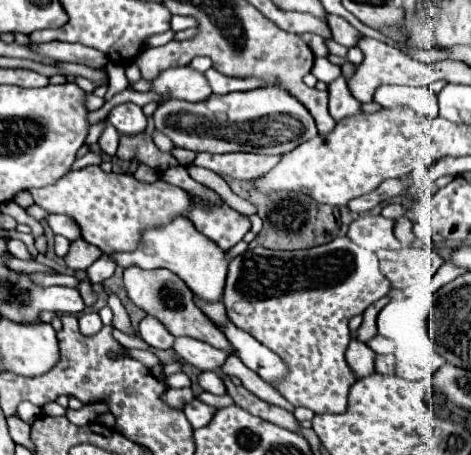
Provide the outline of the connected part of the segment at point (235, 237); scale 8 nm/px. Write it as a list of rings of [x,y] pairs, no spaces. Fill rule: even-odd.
[[[190,195],[196,203],[192,213],[190,213],[190,221],[194,223],[194,227],[206,235],[208,239],[212,239],[220,249],[228,251],[230,247],[234,247],[250,229],[250,221],[246,219],[246,215],[240,215],[238,211],[230,209],[228,205],[212,205],[210,201],[198,199],[194,195]],[[204,203],[210,205],[210,209],[204,209]]]

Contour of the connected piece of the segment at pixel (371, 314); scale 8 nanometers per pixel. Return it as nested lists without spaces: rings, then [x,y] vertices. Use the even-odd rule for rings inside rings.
[[[386,295],[386,297],[382,297],[380,301],[376,301],[376,303],[372,303],[366,311],[364,311],[364,319],[362,319],[362,325],[358,327],[358,331],[356,331],[356,335],[358,335],[358,341],[368,341],[368,339],[372,339],[378,331],[376,331],[376,315],[380,313],[380,309],[386,305],[390,301],[390,297]]]

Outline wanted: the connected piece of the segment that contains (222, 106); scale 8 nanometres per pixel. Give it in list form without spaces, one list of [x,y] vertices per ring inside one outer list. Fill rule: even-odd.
[[[260,87],[226,95],[210,95],[208,101],[190,103],[166,99],[152,115],[155,128],[172,139],[176,147],[208,153],[252,151],[262,155],[282,155],[296,149],[302,141],[318,135],[306,107],[280,87]]]

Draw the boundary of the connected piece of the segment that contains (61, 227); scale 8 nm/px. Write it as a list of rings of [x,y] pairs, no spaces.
[[[48,215],[46,217],[46,223],[50,225],[50,229],[58,235],[64,235],[66,239],[74,241],[80,237],[80,227],[66,215]]]

